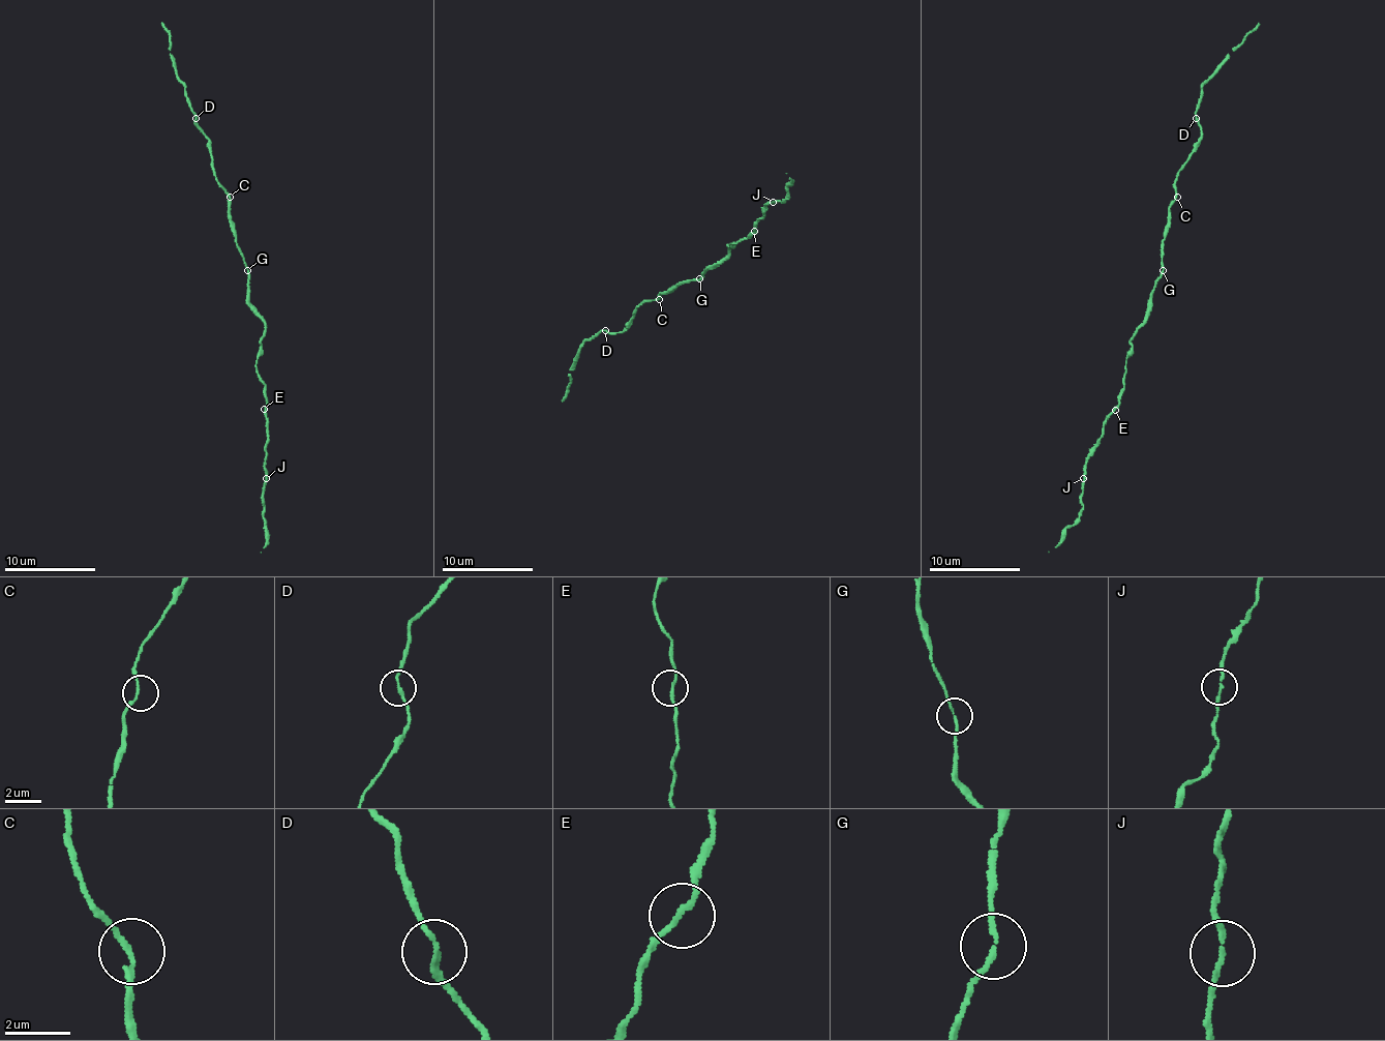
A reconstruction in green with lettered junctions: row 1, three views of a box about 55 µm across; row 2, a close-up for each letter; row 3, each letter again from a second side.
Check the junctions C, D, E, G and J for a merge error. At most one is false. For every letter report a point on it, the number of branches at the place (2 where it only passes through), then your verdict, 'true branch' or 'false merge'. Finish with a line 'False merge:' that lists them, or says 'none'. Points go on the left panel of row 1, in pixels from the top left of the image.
C: place (230, 197); branches 2; true branch
D: place (196, 118); branches 2; true branch
E: place (264, 409); branches 2; true branch
G: place (247, 270); branches 2; true branch
J: place (266, 478); branches 2; true branch
False merge: none

